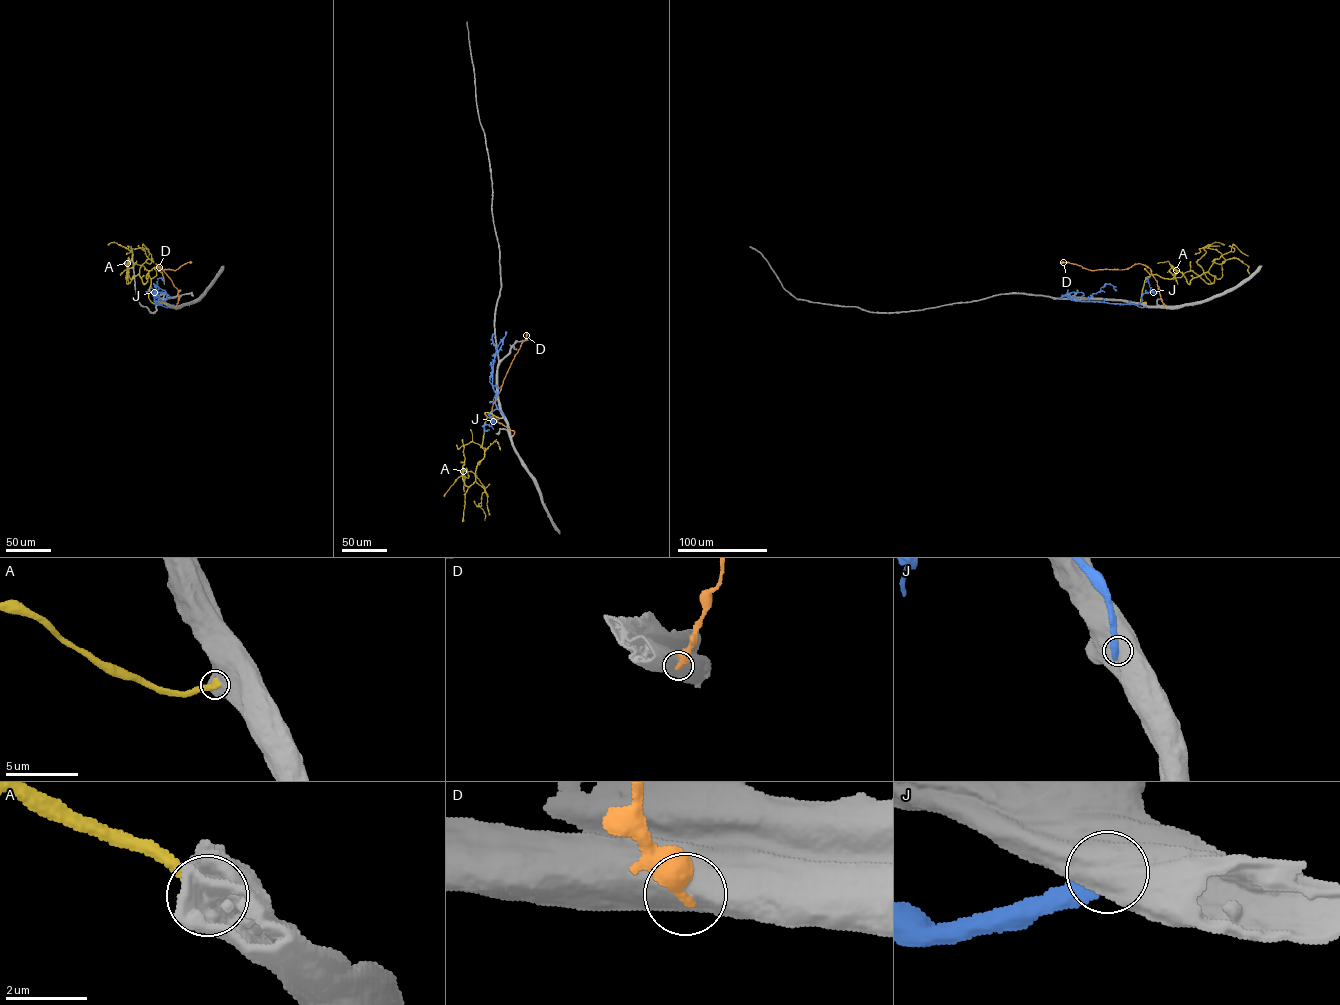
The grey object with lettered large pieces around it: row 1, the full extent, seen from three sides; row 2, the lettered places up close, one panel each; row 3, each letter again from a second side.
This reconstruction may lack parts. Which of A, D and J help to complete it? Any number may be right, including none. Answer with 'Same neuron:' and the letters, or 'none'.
Same neuron: none

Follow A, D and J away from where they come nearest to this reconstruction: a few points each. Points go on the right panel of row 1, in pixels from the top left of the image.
A: (1145, 304), (1151, 275), (1178, 270), (1189, 283), (1208, 272), (1213, 283), (1197, 261), (1204, 247), (1224, 244)
D: (1165, 308), (1157, 281), (1145, 265), (1092, 270), (1069, 262), (1060, 263)
J: (1145, 306), (1073, 300), (1066, 294), (1081, 292), (1082, 297)

